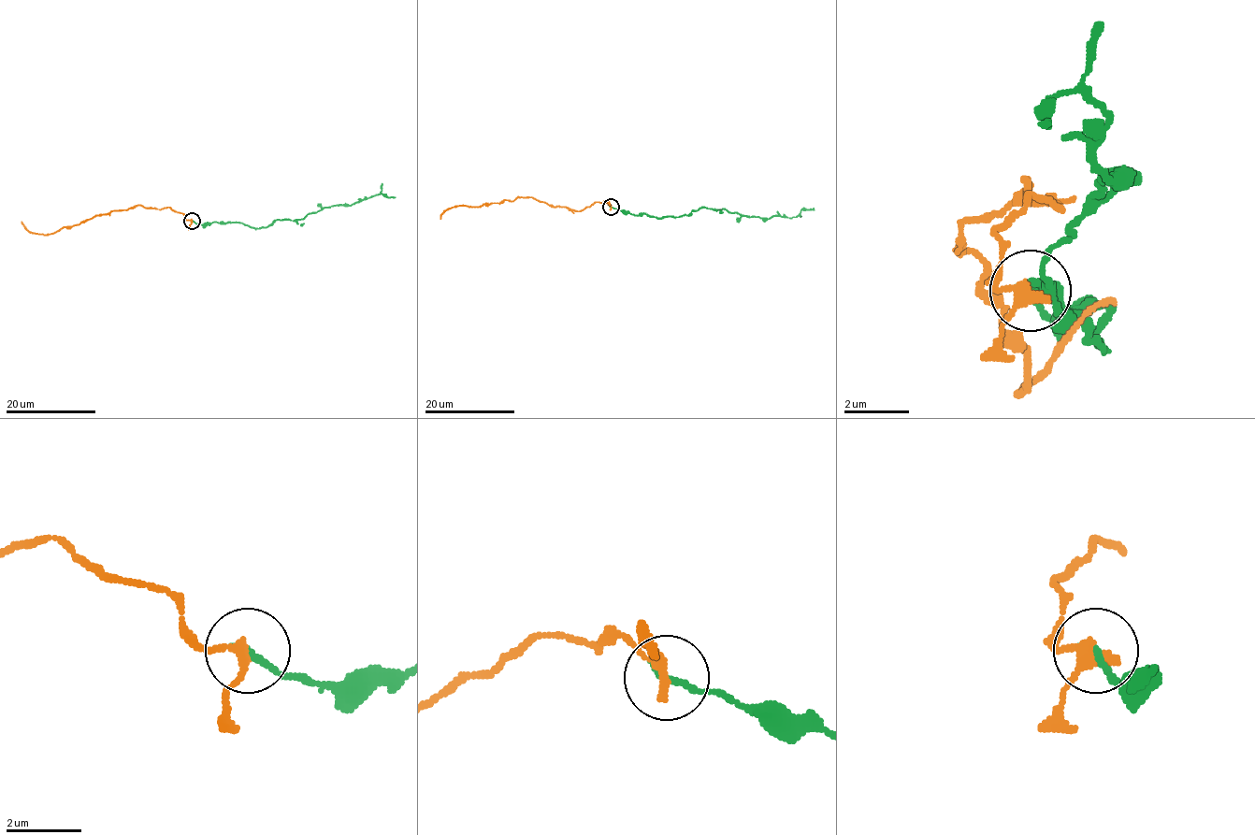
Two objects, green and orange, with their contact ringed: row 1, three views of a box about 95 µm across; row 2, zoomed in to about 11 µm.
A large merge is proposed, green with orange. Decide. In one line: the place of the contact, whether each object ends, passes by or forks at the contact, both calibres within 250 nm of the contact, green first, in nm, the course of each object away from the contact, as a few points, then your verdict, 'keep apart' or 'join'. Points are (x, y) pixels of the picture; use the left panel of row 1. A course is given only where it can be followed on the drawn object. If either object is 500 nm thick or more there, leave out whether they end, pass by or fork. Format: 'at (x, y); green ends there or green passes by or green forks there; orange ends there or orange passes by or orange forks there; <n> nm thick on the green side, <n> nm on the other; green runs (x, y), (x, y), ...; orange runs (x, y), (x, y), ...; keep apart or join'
at (192, 221); green ends there; orange passes by; 180 nm thick on the green side, 240 nm on the other; green runs (192, 221), (243, 223), (260, 228), (277, 220), (303, 220), (310, 212), (351, 205), (382, 193), (395, 197); orange runs (192, 221), (169, 207), (137, 205), (99, 214), (53, 233), (36, 234), (21, 222); join

